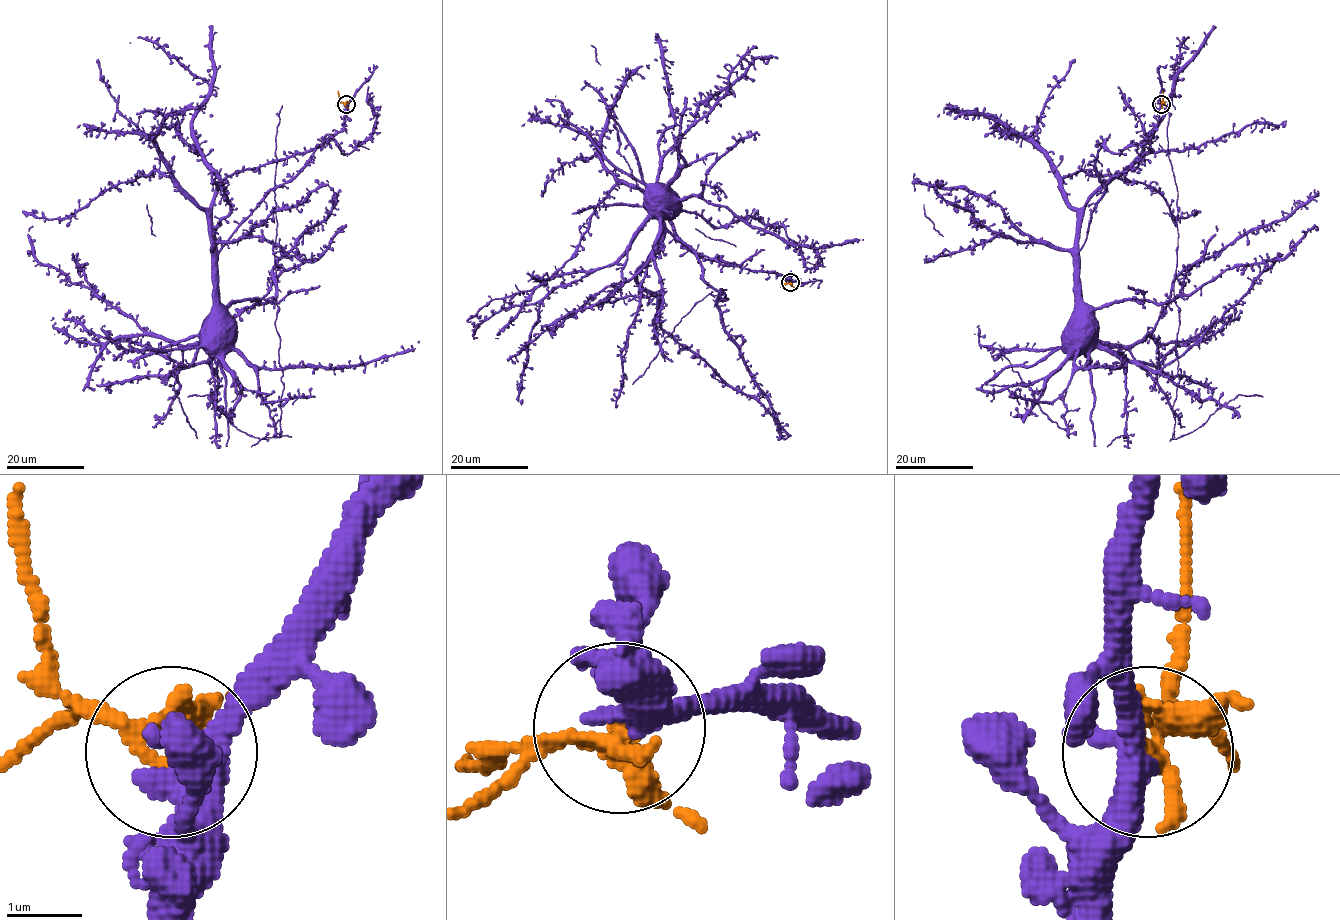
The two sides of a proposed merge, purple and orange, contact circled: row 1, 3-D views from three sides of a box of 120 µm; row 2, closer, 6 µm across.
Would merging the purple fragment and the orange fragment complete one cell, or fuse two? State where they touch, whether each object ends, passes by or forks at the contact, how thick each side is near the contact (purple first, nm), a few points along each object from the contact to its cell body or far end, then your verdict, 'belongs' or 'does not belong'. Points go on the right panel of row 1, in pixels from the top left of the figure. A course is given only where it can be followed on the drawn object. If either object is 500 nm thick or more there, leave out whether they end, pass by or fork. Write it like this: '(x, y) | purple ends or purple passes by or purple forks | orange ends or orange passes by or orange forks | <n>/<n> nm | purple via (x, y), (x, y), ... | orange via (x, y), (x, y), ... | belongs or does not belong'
(1161, 104) | purple passes by | orange passes by | 400/220 nm | purple via (1161, 104), (1150, 149), (1135, 168), (1115, 174), (1083, 210), (1072, 319), (1076, 330) | orange via (1161, 104), (1162, 91) | does not belong

